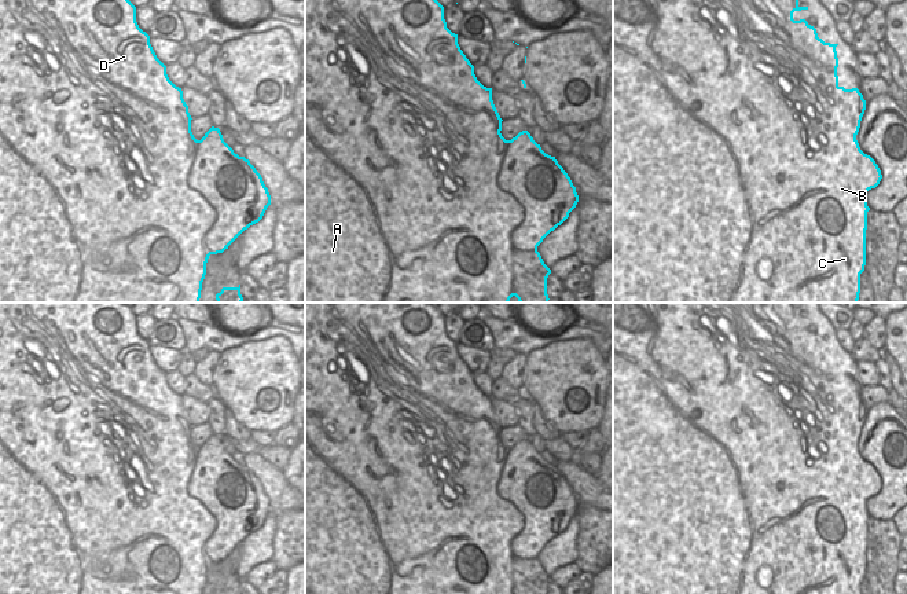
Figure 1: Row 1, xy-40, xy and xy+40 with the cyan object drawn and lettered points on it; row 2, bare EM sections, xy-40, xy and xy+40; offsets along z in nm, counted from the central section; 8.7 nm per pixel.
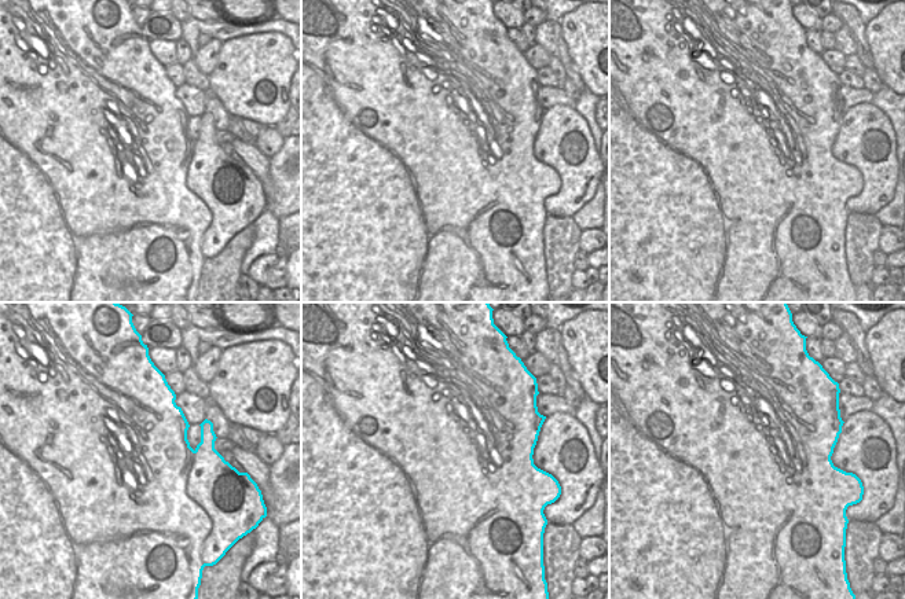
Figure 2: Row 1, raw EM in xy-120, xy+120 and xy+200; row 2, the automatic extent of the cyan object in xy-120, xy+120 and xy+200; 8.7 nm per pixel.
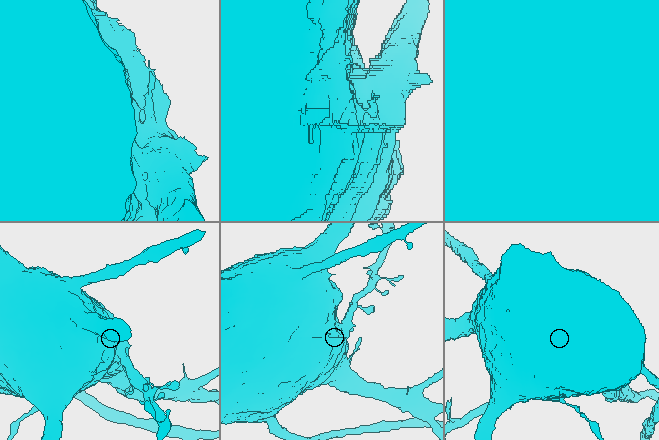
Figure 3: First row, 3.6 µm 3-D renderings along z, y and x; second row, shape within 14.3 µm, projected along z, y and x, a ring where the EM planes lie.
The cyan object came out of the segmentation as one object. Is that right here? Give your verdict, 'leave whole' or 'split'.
split

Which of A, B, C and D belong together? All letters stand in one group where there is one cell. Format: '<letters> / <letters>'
A C D / B

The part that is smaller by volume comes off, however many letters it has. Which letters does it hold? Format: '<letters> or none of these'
B

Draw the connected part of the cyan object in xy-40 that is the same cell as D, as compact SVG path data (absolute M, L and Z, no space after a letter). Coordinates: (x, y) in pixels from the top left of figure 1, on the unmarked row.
M0 302L0 594L202 594L202 590L203 590L203 587L205 587L205 583L206 583L206 571L208 571L208 566L209 566L209 564L210 564L210 562L209 562L209 561L208 561L208 558L206 558L206 556L205 556L205 544L206 544L206 542L208 542L208 540L209 540L209 539L210 539L210 538L212 538L212 535L213 535L213 534L214 534L214 531L216 531L216 529L217 529L217 520L216 520L216 518L214 518L214 517L213 517L213 516L212 516L212 513L210 513L210 512L209 512L209 509L208 509L208 507L206 507L206 506L205 506L205 505L203 505L203 503L202 503L202 502L201 502L201 500L199 500L199 499L197 499L197 498L194 498L194 496L190 496L190 495L188 495L188 491L187 491L187 487L188 487L188 484L190 484L190 478L191 478L191 476L192 476L192 473L194 473L194 466L195 466L195 463L197 463L197 451L195 451L195 446L194 446L194 443L192 443L192 440L191 440L191 428L192 428L192 426L191 426L191 424L190 424L190 421L188 421L188 414L187 414L187 412L186 412L186 410L184 410L184 407L183 407L183 399L181 399L181 396L179 396L179 395L176 395L176 393L175 393L175 392L173 392L173 390L172 390L172 389L170 389L170 388L169 388L169 385L168 385L168 382L166 382L166 374L165 374L165 373L164 373L164 371L162 371L162 370L161 370L161 368L159 368L159 367L158 367L158 366L157 366L157 363L155 363L155 360L154 360L154 358L153 358L153 355L151 355L151 352L150 352L150 344L148 344L148 342L147 342L147 341L146 341L146 340L143 340L143 338L142 338L142 337L140 337L140 336L139 336L139 333L137 333L137 330L136 330L136 315L135 315L135 314L133 314L133 312L132 312L132 311L131 311L131 309L129 309L129 308L128 308L128 305L126 305L126 304L122 304L122 302Z

